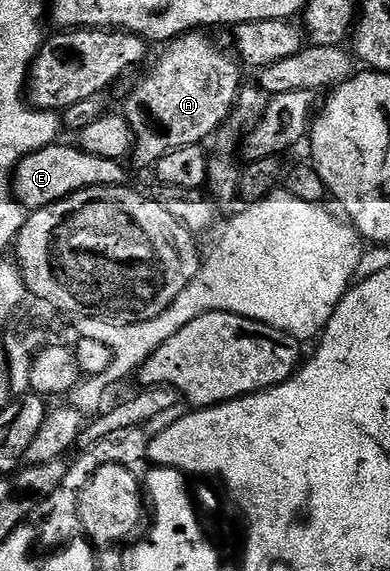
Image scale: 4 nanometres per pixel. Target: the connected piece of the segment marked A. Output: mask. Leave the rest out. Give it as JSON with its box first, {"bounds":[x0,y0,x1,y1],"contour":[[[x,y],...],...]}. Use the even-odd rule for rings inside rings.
{"bounds":[122,34,242,167],"contour":[[[183,34],[167,43],[156,67],[122,109],[132,130],[134,159],[140,166],[155,167],[157,160],[178,148],[207,143],[207,138],[209,141],[229,121],[237,105],[242,89],[241,63],[231,53],[219,50],[215,40],[204,34]]]}

